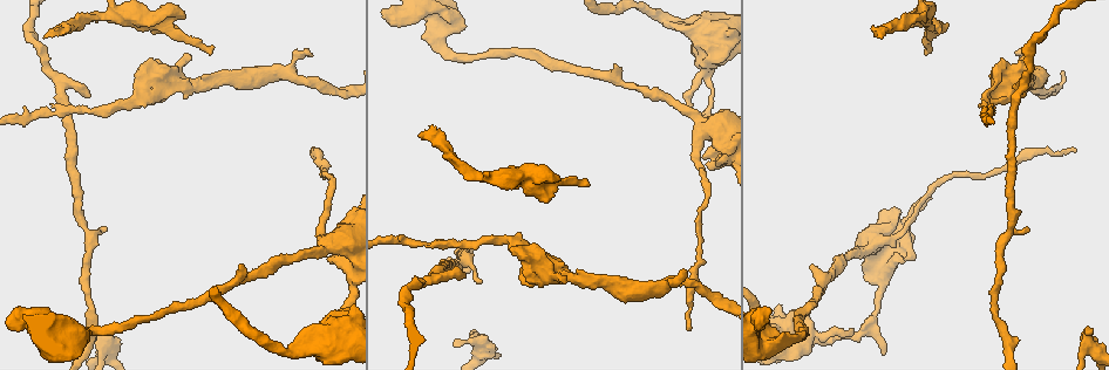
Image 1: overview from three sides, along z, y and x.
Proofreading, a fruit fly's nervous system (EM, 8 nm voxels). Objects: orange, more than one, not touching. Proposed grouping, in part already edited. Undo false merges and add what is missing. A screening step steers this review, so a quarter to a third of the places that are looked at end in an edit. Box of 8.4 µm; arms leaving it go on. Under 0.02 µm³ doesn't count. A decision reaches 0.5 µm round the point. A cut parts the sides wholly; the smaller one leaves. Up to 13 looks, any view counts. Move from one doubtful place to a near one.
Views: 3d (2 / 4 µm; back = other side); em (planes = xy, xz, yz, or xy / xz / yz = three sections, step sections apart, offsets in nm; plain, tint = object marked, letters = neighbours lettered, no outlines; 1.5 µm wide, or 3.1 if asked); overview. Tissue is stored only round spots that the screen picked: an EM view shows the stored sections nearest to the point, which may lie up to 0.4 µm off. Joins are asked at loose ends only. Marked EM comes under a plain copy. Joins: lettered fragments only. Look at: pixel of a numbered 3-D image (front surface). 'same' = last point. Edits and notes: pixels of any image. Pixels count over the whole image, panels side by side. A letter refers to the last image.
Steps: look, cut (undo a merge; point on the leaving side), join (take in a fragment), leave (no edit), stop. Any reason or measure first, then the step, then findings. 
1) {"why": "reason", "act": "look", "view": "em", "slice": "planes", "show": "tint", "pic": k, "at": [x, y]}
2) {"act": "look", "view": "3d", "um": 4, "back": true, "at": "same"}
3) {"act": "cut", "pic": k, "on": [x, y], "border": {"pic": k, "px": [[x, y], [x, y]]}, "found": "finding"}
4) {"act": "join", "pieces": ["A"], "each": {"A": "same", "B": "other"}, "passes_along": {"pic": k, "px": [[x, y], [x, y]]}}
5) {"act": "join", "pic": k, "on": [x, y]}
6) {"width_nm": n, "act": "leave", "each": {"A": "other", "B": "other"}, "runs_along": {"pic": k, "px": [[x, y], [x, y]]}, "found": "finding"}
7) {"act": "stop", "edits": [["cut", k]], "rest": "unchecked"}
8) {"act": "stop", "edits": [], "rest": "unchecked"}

{"why": "calibre changes", "act": "look", "view": "em", "slice": "planes", "show": "letters", "pic": 1, "at": [478, 178]}

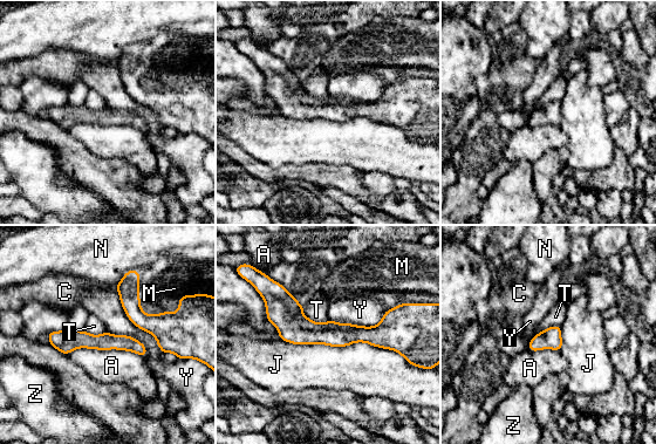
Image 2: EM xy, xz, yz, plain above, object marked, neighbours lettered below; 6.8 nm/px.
{"width_nm": 120, "act": "leave", "each": {"A": "other", "C": "other", "J": "other", "M": "other", "N": "other", "T": "other", "Y": "other", "Z": "other"}, "border": {"pic": 2, "px": [[279, 339], [367, 342], [407, 361]]}, "found": "continuous, no second neuron"}

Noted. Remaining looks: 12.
{"act": "look", "view": "em", "slice": "xy", "step": 8, "show": "tint", "pic": 1, "at": [880, 38]}

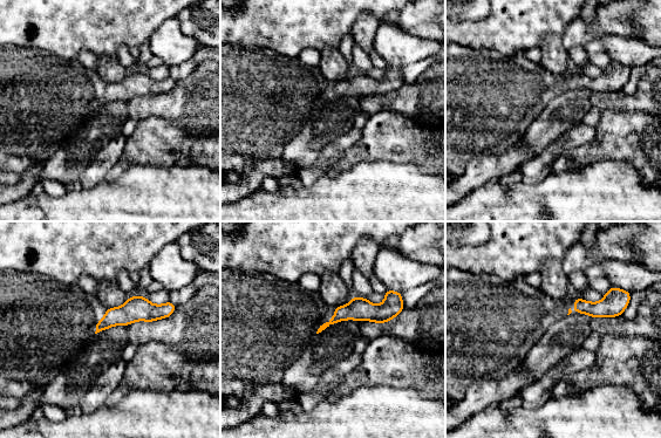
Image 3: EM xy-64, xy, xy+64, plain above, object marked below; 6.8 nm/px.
{"why": "cut it another way", "act": "look", "view": "em", "slice": "planes", "show": "letters", "at": "same"}

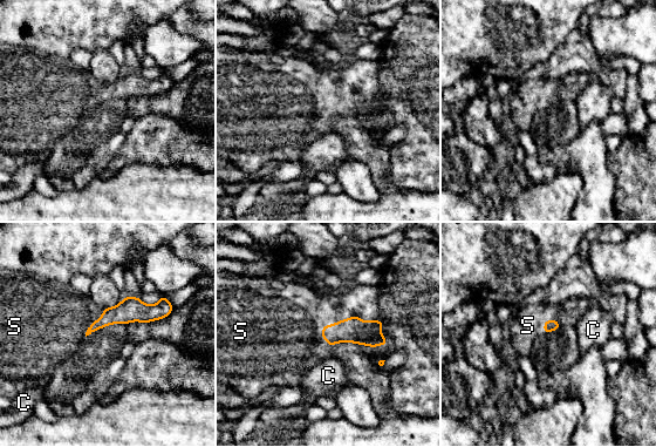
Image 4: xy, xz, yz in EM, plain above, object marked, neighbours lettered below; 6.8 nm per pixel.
{"act": "join", "pieces": ["S"], "each": {"C": "other", "S": "same"}, "passes_along": {"pic": 4, "px": [[350, 330], [347, 318], [312, 310]]}, "found": "it goes on there"}

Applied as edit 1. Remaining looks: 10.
{"act": "look", "view": "em", "slice": "planes", "show": "letters", "pic": 1, "at": [1014, 53]}

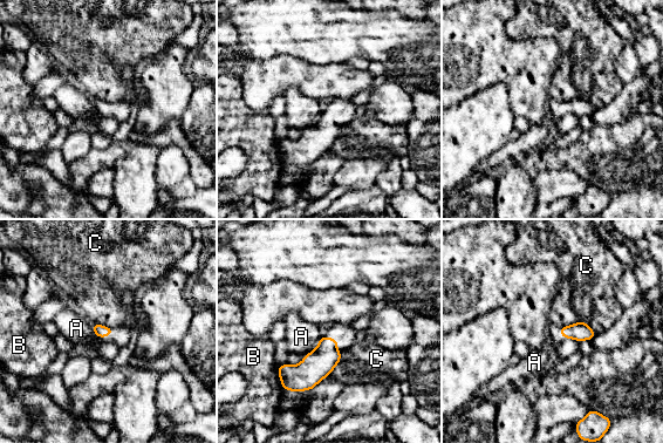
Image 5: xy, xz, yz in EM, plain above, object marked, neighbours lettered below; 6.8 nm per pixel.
{"act": "leave", "each": {"A": "other", "B": "other", "C": "other"}, "border": {"pic": 5, "px": [[341, 352], [341, 359], [329, 374]]}, "found": "no lettered fragment goes on from it"}

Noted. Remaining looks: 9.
{"why": "an open end", "act": "look", "view": "3d", "um": 4, "pic": 1, "at": [689, 329]}

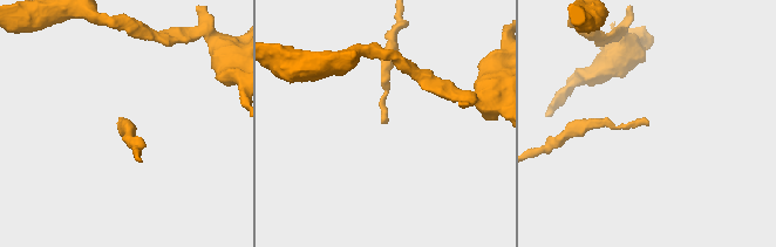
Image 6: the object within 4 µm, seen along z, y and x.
{"act": "look", "view": "em", "slice": "planes", "show": "letters", "pic": 6, "at": [383, 121]}

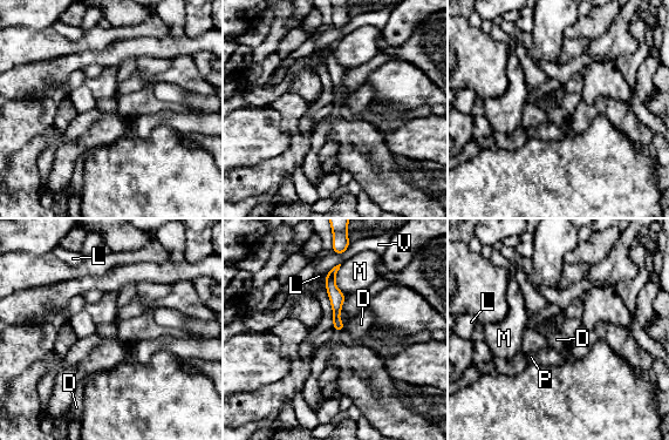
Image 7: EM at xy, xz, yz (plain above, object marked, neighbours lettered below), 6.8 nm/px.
{"act": "leave", "each": {"D": "other", "L": "other", "M": "other", "P": "other", "V": "other"}, "border": {"pic": 7, "px": [[346, 324], [343, 329]]}, "found": "no lettered fragment goes on from it"}

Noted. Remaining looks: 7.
{"act": "stop", "edits": [["join", 4]], "rest": "unchecked"}

